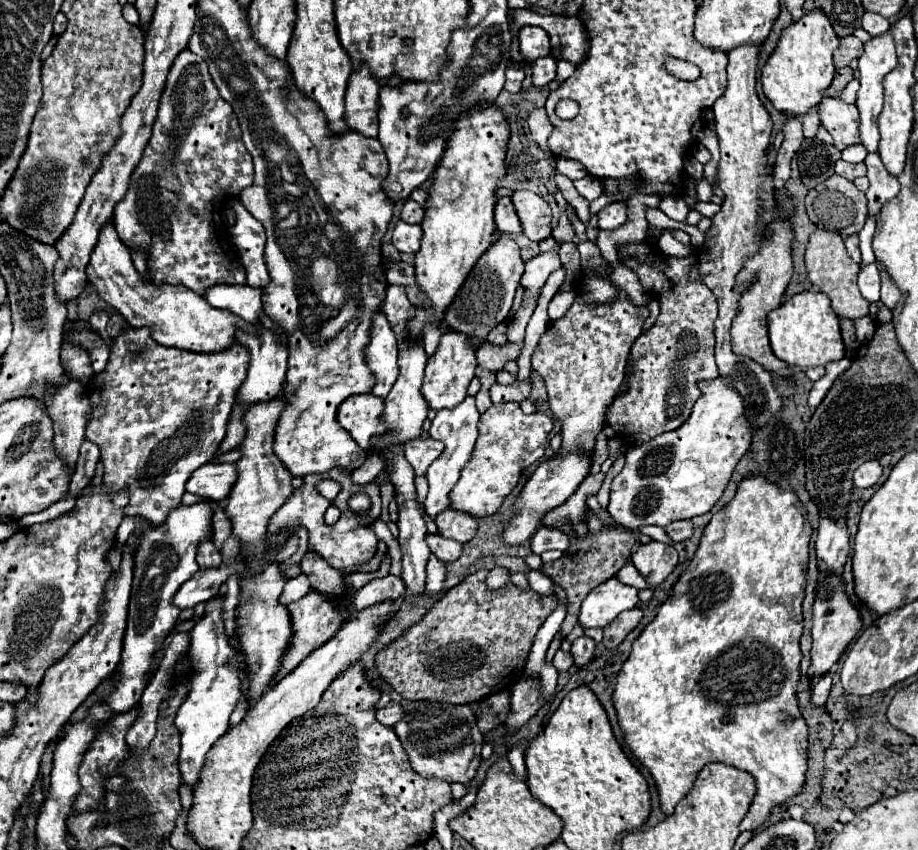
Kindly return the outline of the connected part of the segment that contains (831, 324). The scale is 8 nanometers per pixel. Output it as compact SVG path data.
M807 290L795 294L787 302L783 302L777 310L769 312L767 324L769 324L769 340L775 356L789 366L799 366L799 368L825 366L845 356L839 318L831 308L829 296L823 292Z

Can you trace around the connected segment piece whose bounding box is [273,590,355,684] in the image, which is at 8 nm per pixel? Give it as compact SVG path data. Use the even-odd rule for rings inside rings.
M311 590L307 596L303 596L301 600L289 604L289 618L291 618L291 626L293 626L293 640L289 644L289 650L285 650L283 658L281 658L281 668L277 672L277 678L273 678L273 684L277 684L281 678L285 678L297 664L301 664L311 652L315 652L319 646L323 646L325 642L329 642L329 638L333 638L333 634L337 634L337 630L343 624L343 618L353 612L353 592L347 590L347 598L345 598L349 610L339 608L333 600L327 600L323 594L317 594L315 590Z

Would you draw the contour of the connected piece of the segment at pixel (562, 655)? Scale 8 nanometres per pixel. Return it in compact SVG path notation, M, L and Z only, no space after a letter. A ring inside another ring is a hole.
M557 650L555 658L553 658L553 666L555 666L559 672L567 672L567 670L573 666L573 656L571 656L569 652Z

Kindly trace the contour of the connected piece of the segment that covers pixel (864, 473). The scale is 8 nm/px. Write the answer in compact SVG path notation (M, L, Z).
M869 460L855 470L853 482L855 482L855 488L869 488L869 486L875 486L881 476L883 476L883 466L877 460Z

